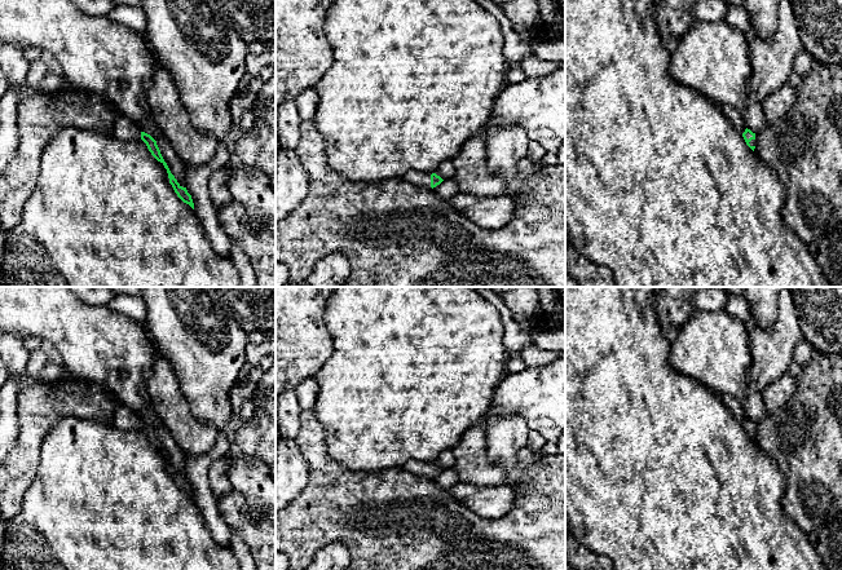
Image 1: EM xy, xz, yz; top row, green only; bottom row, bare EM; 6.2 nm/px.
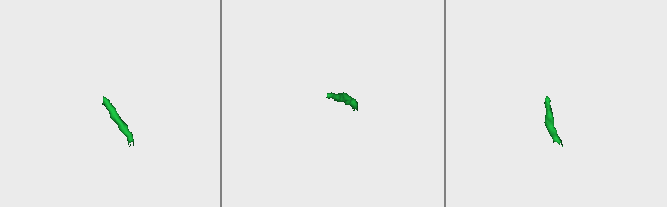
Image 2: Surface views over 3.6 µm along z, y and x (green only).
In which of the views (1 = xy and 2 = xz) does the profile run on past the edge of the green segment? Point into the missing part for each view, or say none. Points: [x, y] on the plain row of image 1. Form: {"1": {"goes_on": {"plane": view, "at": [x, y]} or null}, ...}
{"1": {"goes_on": {"plane": "xy", "at": [124, 419]}}, "2": {"goes_on": {"plane": "xz", "at": [422, 468]}}}

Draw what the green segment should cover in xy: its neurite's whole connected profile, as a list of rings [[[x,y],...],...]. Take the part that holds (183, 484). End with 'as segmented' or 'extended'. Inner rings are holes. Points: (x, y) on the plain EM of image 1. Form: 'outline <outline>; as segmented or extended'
outline [[[109,389],[107,390],[109,397],[115,399],[118,402],[118,406],[115,408],[114,416],[113,416],[113,424],[122,429],[122,430],[140,430],[142,429],[151,445],[160,451],[164,458],[167,459],[169,473],[172,474],[175,482],[177,486],[186,494],[189,494],[194,499],[194,492],[191,489],[191,485],[188,482],[186,477],[182,477],[175,465],[171,463],[167,452],[164,451],[160,439],[157,434],[157,430],[147,423],[142,421],[138,415],[129,410],[125,405],[123,405],[119,398]]]; extended

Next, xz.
outline [[[415,459],[407,460],[405,463],[404,468],[410,473],[415,473],[419,476],[426,476],[426,477],[432,477],[432,478],[444,470],[436,463],[429,464],[429,463],[415,460]]]; extended

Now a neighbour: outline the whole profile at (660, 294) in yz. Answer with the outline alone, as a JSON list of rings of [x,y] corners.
[[[656,287],[654,308],[660,323],[680,327],[693,313],[693,295],[704,287]]]

